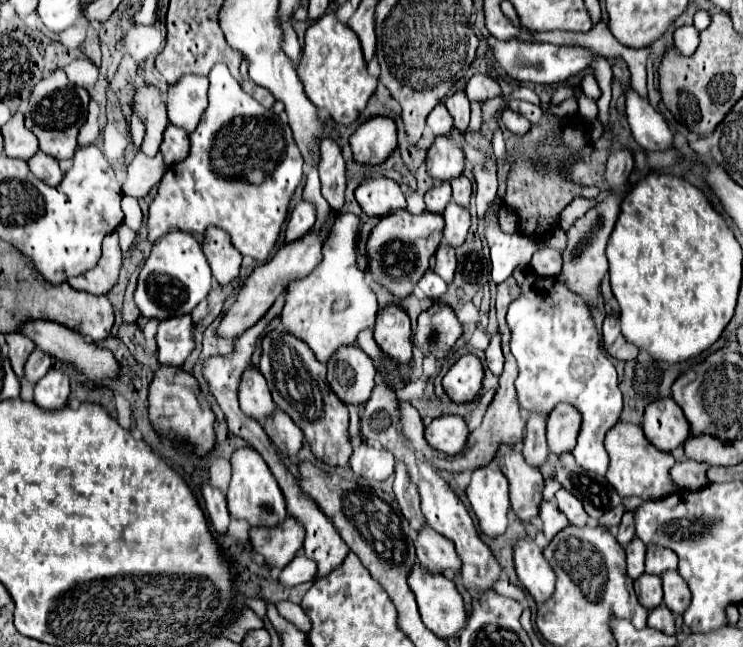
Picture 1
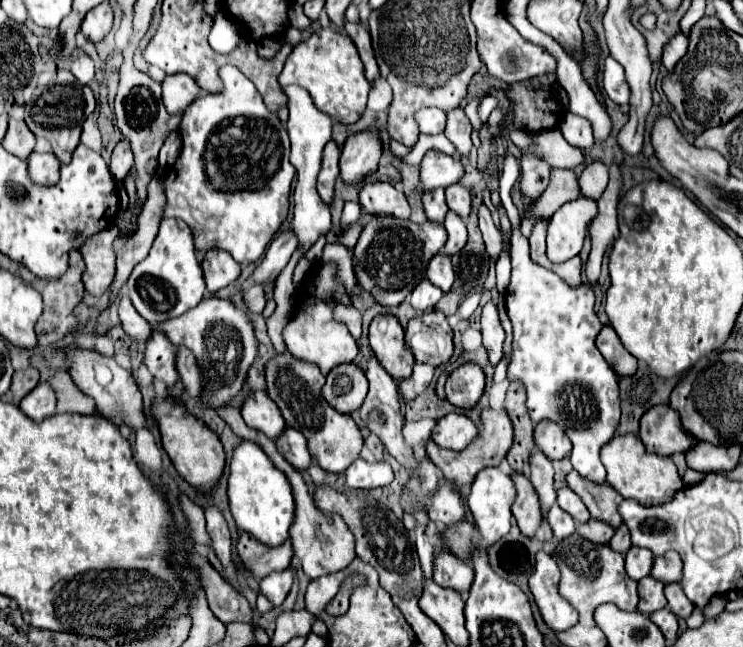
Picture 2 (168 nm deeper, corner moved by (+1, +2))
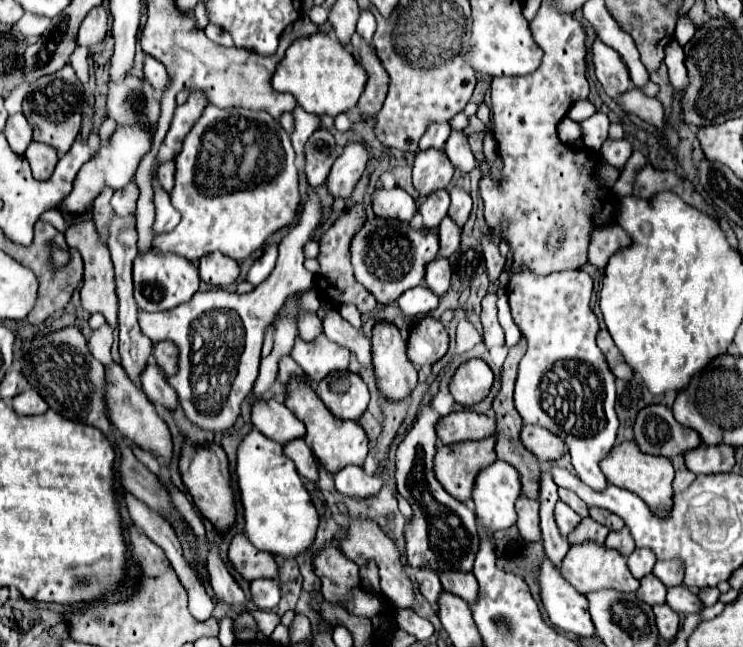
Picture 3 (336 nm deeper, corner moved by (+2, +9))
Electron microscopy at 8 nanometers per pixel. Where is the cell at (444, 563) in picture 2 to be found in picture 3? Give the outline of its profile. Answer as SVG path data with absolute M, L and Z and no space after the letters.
M444 572L440 576L440 582L442 582L446 592L452 592L452 594L460 596L468 604L476 602L478 582L476 582L474 574L470 574L470 572L468 574L466 572Z

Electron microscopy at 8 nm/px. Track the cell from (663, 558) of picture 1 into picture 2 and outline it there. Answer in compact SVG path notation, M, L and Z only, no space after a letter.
M667 551L665 555L657 555L653 561L651 577L659 579L661 583L673 583L681 579L681 557L675 551Z

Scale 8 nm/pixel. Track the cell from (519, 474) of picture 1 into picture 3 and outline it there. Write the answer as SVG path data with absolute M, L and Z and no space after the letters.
M524 494L516 502L516 512L518 512L518 530L524 540L538 542L540 540L540 518L538 518L538 500L530 500Z

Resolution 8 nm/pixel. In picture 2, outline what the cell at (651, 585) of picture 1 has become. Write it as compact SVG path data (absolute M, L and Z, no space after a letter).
M645 577L639 581L639 611L649 615L657 609L663 609L667 605L667 599L663 595L663 583L653 579L653 577Z

